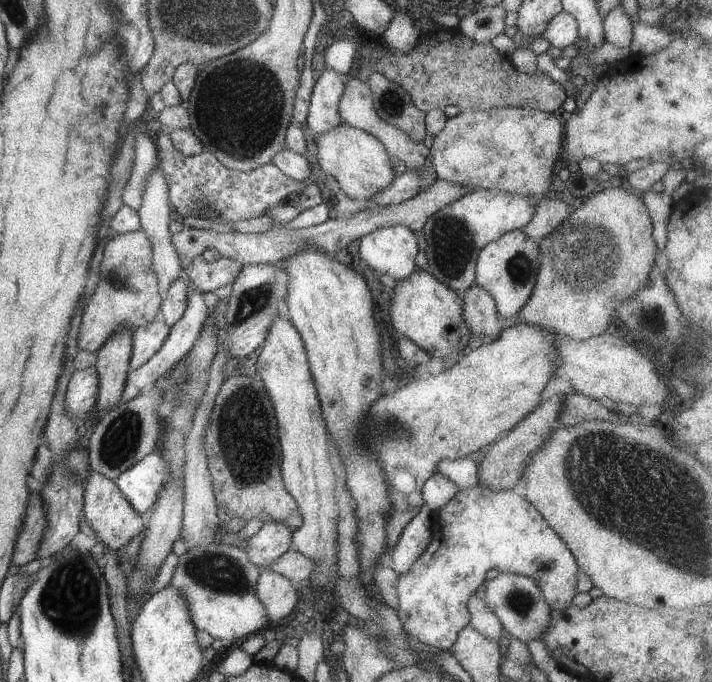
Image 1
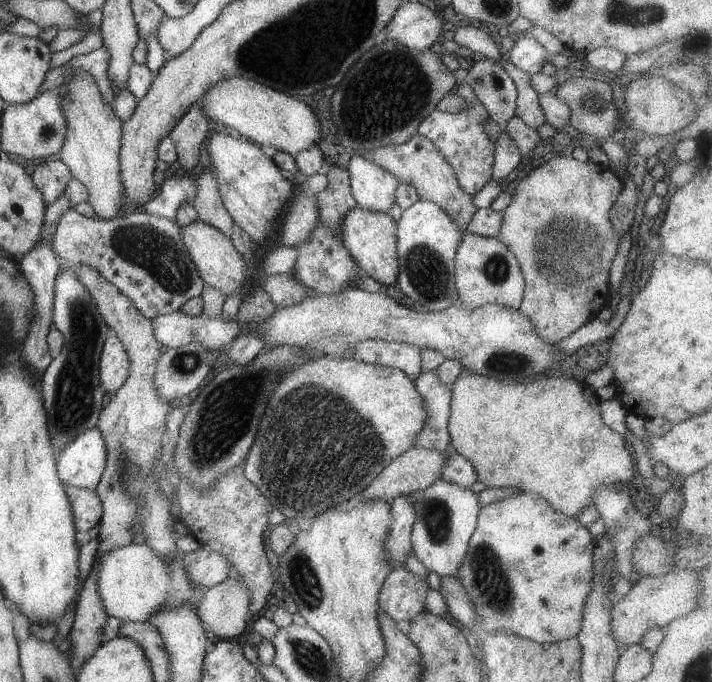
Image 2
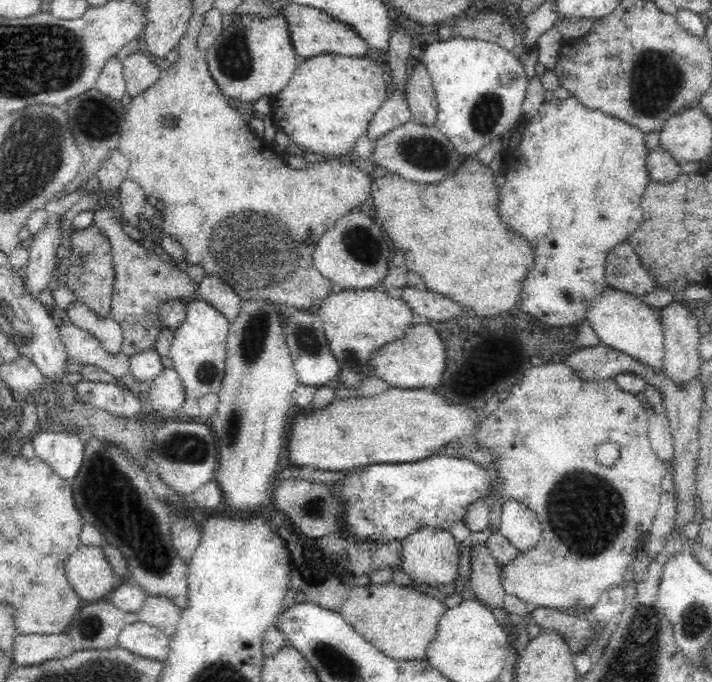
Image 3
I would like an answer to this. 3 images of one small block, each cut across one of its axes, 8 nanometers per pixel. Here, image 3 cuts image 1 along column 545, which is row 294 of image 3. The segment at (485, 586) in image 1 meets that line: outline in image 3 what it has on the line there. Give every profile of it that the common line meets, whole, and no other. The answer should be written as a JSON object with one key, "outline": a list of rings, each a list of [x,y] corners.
{"outline":[[[605,286],[602,296],[598,296],[586,310],[586,319],[591,322],[592,328],[600,344],[612,348],[644,367],[652,373],[660,375],[665,372],[664,367],[664,336],[662,325],[656,312],[637,296],[627,292],[620,292]]]}

